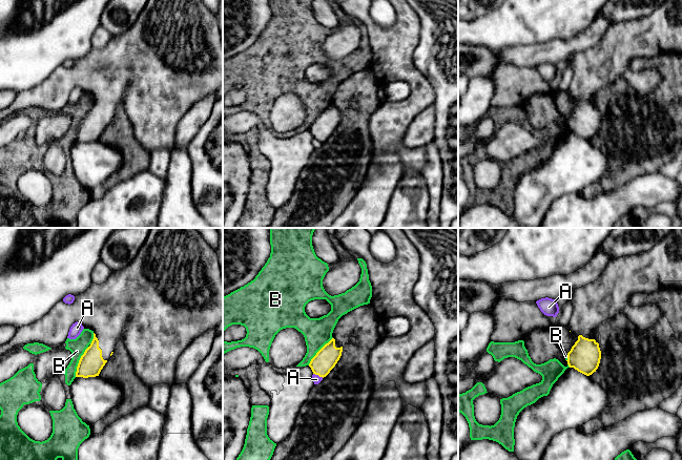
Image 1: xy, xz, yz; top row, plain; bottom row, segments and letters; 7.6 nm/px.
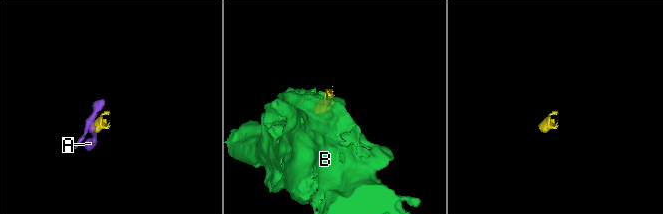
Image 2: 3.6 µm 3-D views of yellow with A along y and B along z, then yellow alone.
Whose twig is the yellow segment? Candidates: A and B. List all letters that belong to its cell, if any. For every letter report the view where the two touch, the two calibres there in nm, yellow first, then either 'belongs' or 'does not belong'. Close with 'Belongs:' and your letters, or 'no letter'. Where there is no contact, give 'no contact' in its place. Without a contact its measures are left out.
A: xz | 170/70 nm | does not belong
B: xy | 190/120 nm | does not belong
Belongs: no letter

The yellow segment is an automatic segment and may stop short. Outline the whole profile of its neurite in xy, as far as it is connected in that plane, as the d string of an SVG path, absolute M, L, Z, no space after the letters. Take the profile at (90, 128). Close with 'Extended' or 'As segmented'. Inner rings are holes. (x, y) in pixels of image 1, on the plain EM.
M148 0L125 34L112 36L101 49L92 47L84 58L75 61L73 68L62 65L41 84L18 92L15 101L0 110L0 121L34 107L58 112L66 106L70 91L77 86L94 97L94 104L79 125L76 142L99 141L117 108L122 105L133 127L136 141L147 151L161 148L172 150L177 127L183 116L199 100L209 93L216 93L223 86L223 41L218 19L202 0Z. Extended

